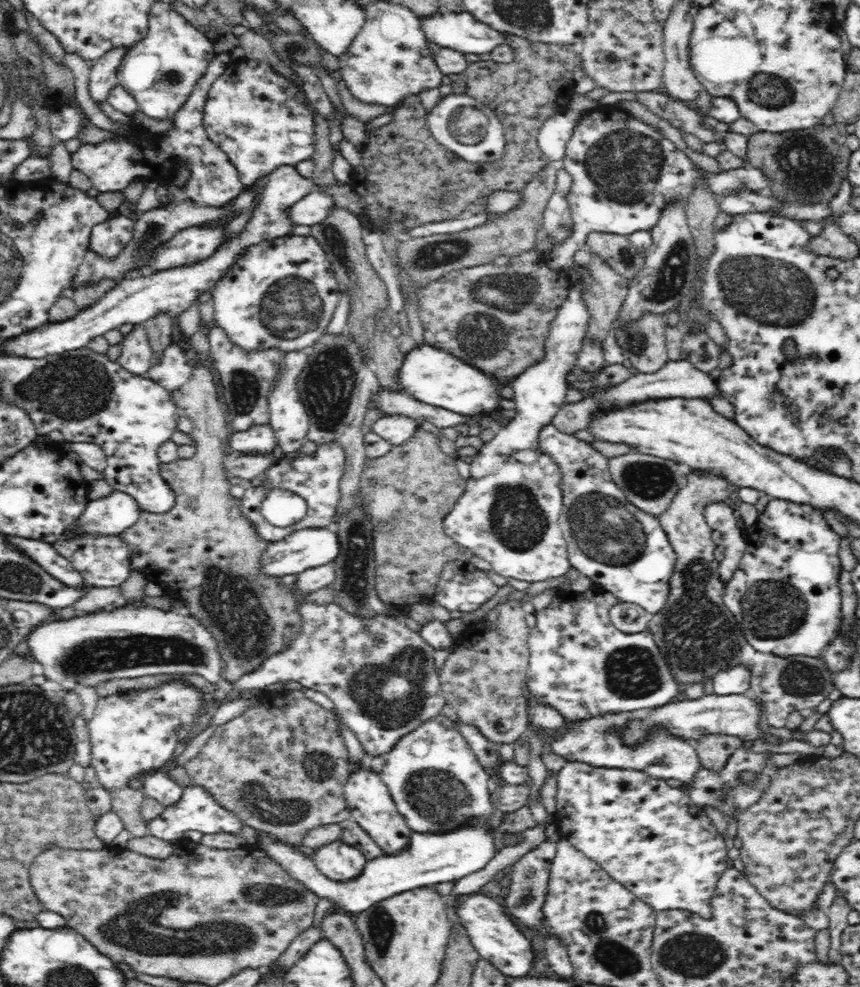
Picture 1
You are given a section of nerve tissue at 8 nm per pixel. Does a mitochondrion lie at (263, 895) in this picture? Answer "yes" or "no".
yes

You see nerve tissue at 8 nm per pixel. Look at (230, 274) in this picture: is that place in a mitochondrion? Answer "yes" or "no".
no

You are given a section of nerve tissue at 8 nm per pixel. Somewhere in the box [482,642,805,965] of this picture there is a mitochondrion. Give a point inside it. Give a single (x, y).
(526, 892)

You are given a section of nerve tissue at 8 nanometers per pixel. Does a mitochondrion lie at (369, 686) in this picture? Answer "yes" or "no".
yes

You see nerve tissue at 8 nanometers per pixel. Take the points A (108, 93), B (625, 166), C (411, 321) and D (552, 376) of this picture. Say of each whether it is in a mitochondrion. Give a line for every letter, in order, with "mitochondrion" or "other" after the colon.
A: other
B: mitochondrion
C: other
D: other

